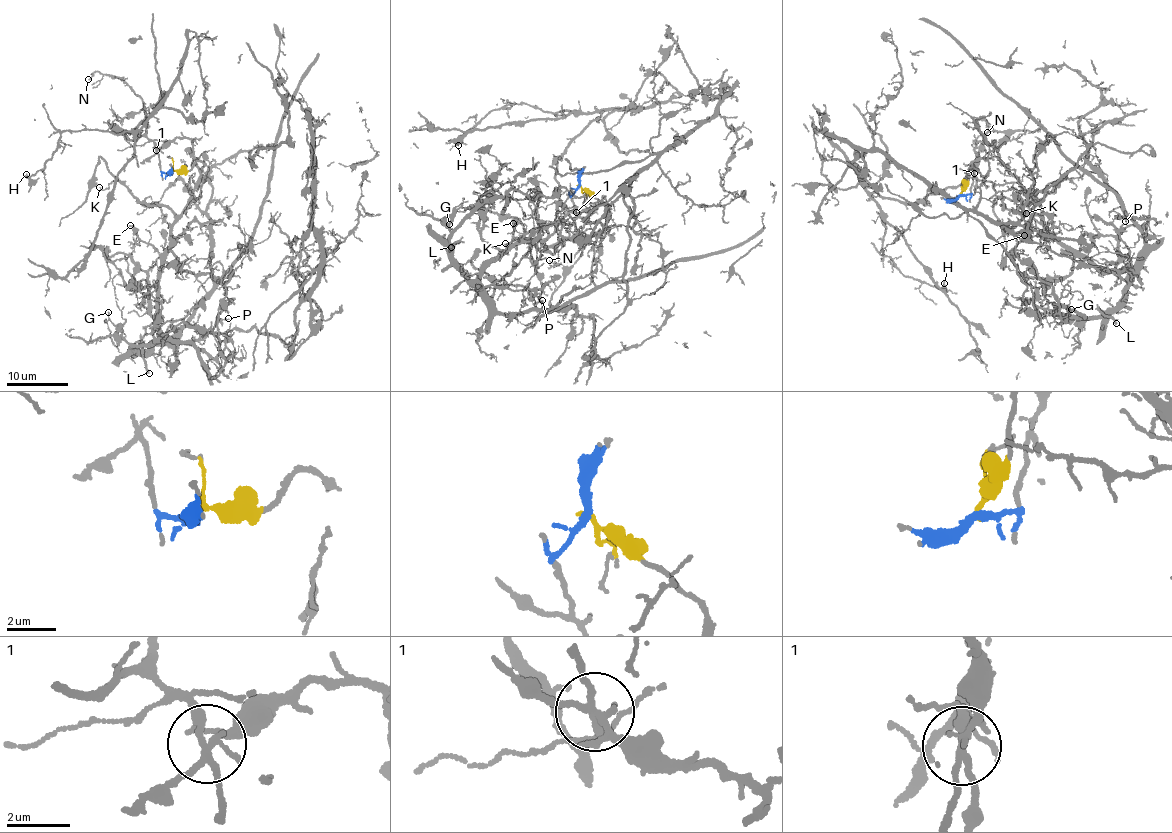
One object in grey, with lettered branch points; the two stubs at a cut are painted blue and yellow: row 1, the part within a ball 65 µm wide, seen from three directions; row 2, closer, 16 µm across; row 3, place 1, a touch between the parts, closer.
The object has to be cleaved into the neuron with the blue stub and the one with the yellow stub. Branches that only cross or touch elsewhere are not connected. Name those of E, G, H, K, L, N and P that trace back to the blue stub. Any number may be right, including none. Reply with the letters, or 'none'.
H, N

